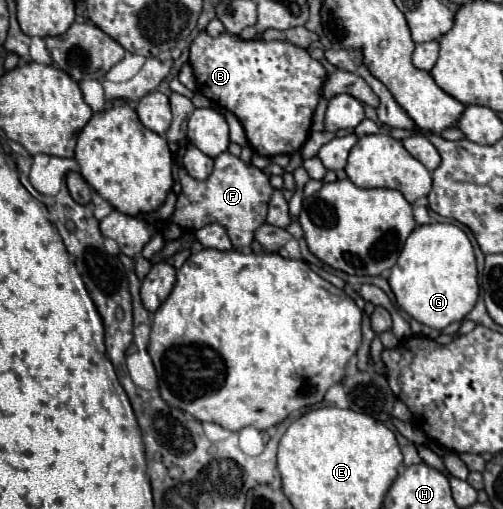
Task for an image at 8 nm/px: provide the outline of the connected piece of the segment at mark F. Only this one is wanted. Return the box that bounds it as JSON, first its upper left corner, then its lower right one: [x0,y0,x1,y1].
[171,152,273,248]

